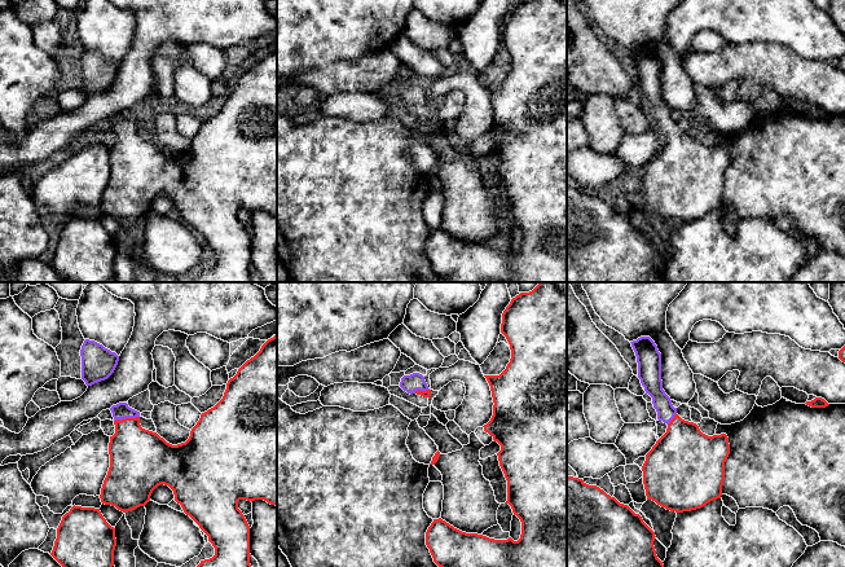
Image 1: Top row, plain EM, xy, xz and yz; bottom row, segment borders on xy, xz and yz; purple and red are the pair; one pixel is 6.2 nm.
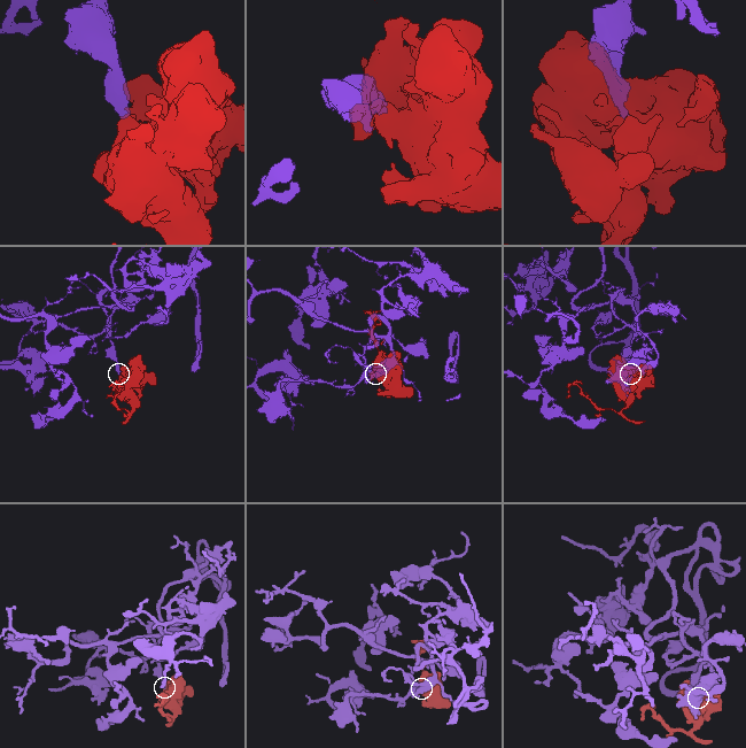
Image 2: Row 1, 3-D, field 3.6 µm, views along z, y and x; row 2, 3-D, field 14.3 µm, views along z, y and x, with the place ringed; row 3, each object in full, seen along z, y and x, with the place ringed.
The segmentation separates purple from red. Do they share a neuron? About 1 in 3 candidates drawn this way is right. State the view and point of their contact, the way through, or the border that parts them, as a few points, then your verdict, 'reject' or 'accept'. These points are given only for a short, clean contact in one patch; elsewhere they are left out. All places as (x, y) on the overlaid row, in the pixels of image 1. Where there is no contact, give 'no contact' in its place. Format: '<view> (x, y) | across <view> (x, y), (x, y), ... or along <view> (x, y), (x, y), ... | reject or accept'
xy (126, 417) | across xy (122, 411), (126, 417), (131, 445), (136, 455) | accept

